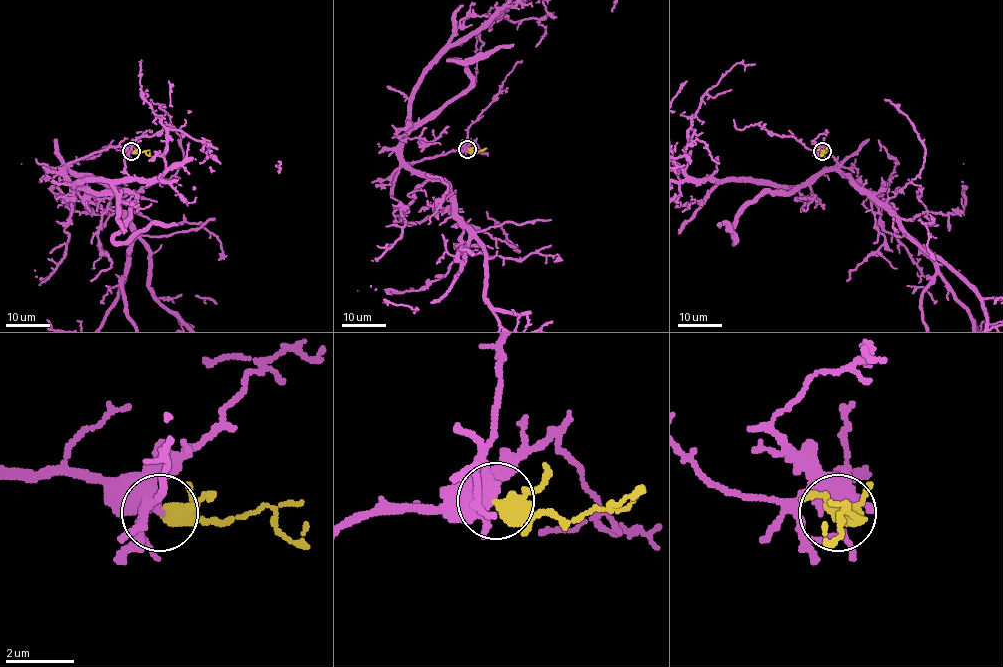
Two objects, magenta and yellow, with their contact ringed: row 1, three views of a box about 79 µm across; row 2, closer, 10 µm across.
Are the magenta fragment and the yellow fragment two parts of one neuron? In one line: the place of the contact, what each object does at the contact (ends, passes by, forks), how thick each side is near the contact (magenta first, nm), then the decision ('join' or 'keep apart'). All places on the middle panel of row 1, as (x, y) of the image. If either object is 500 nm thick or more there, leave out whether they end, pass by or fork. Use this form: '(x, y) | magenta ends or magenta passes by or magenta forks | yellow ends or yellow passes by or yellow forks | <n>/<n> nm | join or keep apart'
(467, 149) | magenta passes by | yellow passes by | 480/400 nm | join

